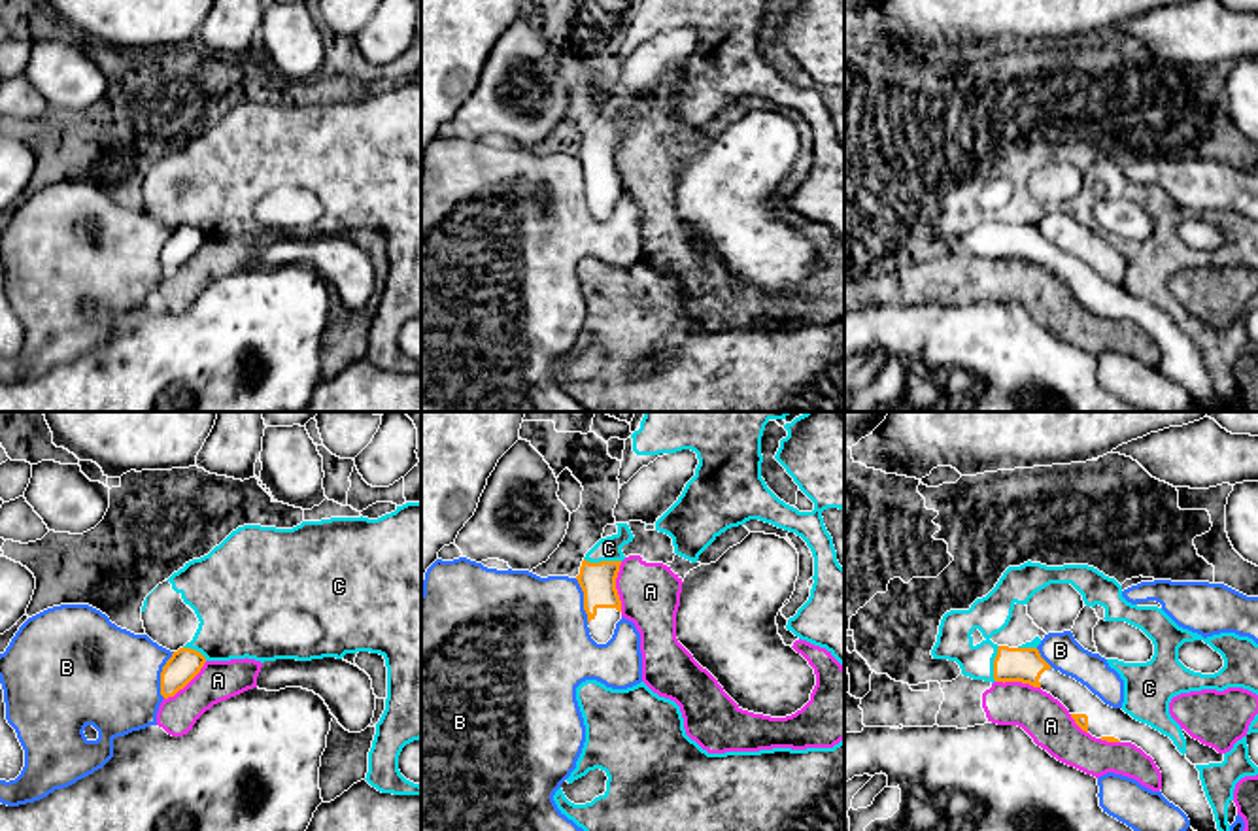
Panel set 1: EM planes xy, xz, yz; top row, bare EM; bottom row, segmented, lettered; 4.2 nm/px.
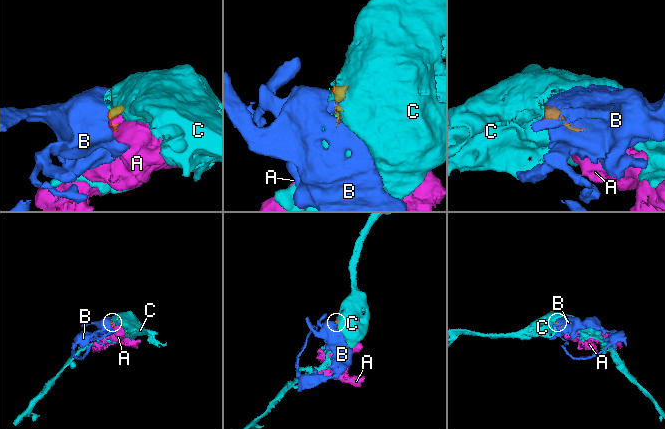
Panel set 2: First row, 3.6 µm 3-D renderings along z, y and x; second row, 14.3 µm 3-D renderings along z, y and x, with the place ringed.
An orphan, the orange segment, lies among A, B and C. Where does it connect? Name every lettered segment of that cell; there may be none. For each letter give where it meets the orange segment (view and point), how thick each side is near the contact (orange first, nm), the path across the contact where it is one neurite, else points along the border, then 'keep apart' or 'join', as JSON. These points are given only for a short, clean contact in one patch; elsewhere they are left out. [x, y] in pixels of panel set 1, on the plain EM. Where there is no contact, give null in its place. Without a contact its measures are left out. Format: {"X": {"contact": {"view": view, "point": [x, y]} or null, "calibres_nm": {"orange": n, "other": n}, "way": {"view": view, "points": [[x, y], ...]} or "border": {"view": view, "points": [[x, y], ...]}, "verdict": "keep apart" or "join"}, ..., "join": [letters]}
{"A": {"contact": {"view": "xz", "point": [614, 163]}, "calibres_nm": {"orange": 160, "other": 260}, "verdict": "keep apart"}, "B": {"contact": {"view": "xy", "point": [161, 252]}, "calibres_nm": {"orange": 140, "other": 440}, "verdict": "keep apart"}, "C": {"contact": {"view": "xz", "point": [603, 138]}, "calibres_nm": {"orange": 160, "other": 100}, "verdict": "keep apart"}, "join": []}

